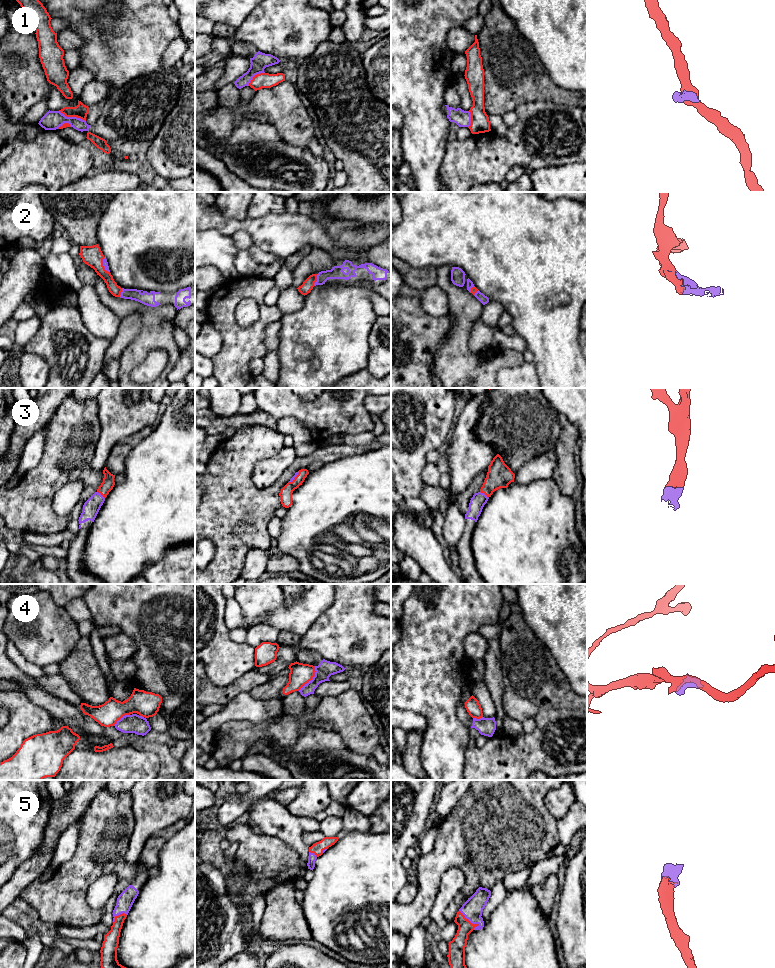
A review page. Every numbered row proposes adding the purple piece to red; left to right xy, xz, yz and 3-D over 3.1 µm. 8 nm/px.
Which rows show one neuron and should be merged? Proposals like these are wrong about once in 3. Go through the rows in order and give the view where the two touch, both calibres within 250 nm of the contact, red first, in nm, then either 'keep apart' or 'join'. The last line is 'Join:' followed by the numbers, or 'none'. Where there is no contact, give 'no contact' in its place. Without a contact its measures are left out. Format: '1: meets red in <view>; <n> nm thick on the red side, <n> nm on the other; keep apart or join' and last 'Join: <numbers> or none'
1: meets red in xy; 110 nm thick on the red side, 160 nm on the other; keep apart
2: meets red in xz; 90 nm thick on the red side, 100 nm on the other; join
3: meets red in yz; 200 nm thick on the red side, 120 nm on the other; join
4: meets red in xz; 180 nm thick on the red side, 140 nm on the other; keep apart
5: meets red in yz; 130 nm thick on the red side, 170 nm on the other; join
Join: 2, 3, 5

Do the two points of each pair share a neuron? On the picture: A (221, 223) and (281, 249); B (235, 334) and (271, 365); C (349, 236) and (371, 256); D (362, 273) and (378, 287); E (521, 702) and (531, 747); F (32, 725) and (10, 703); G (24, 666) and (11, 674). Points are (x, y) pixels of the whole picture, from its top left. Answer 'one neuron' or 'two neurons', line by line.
A: one neuron
B: two neurons
C: two neurons
D: one neuron
E: two neurons
F: one neuron
G: two neurons

